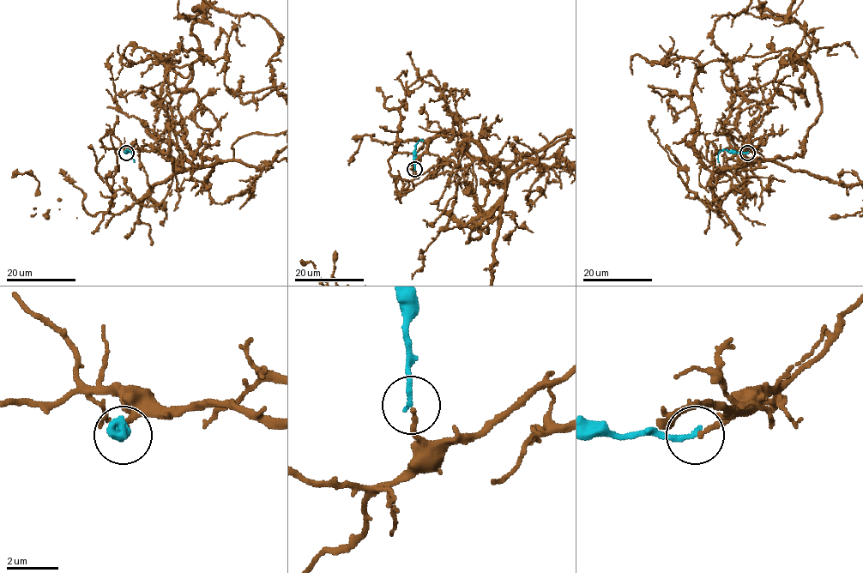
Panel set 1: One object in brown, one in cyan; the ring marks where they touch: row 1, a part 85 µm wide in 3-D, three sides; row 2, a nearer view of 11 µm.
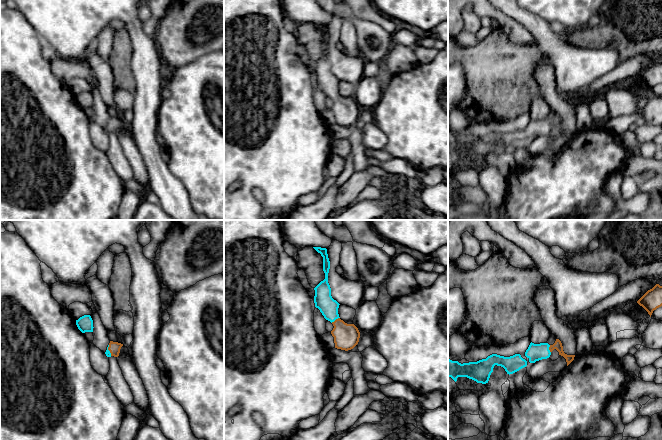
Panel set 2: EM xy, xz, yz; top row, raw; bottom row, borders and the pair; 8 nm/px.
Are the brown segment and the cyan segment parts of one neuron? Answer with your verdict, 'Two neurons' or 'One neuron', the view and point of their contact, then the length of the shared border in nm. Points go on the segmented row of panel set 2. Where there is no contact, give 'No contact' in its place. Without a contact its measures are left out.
One neuron. Touches brown at xz (336, 319). Shared border 80 nm

